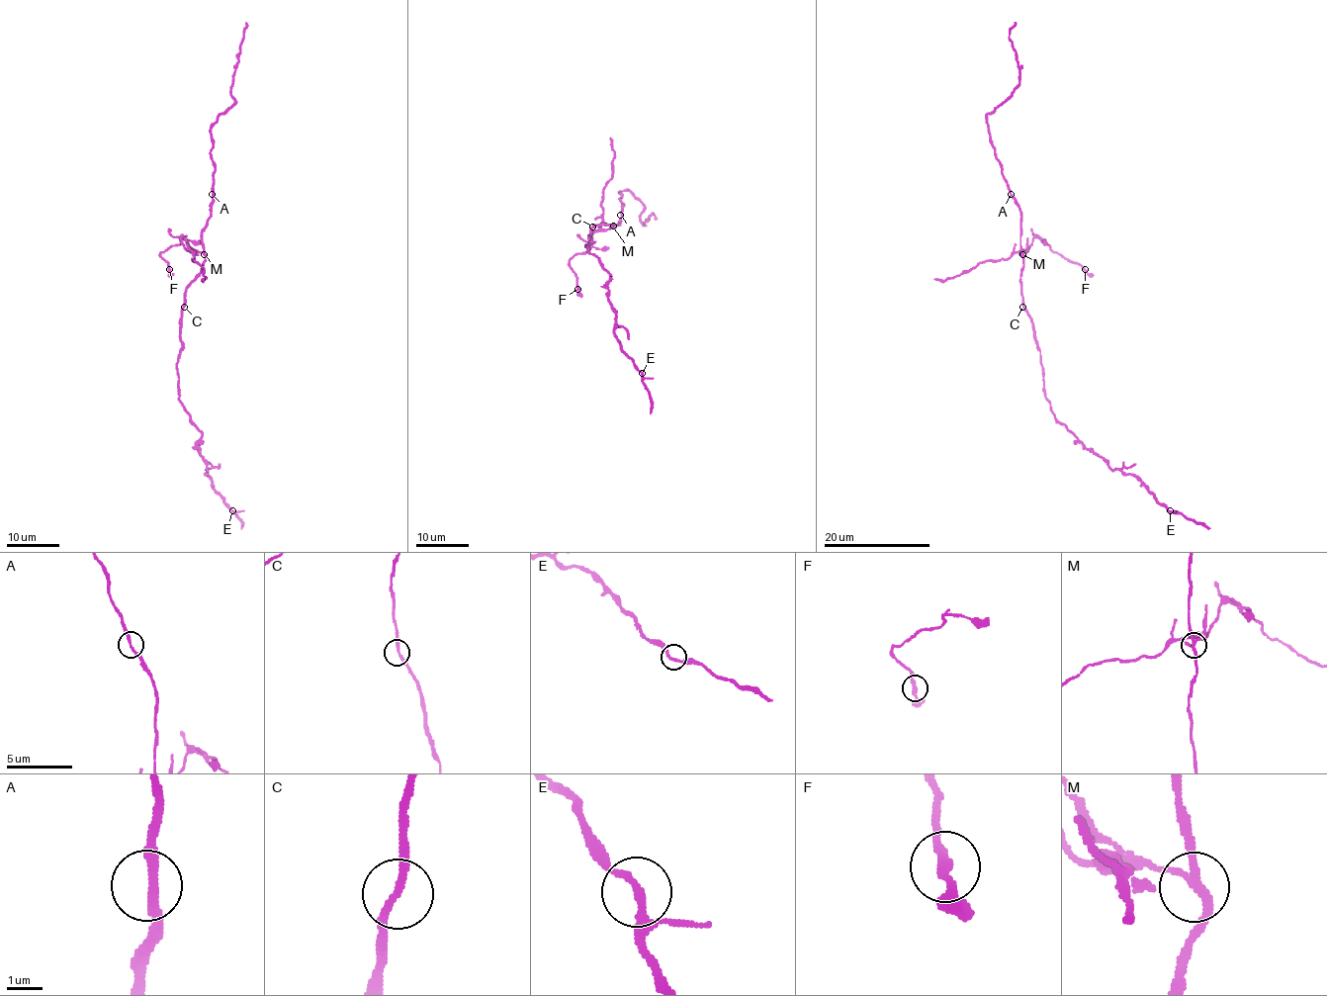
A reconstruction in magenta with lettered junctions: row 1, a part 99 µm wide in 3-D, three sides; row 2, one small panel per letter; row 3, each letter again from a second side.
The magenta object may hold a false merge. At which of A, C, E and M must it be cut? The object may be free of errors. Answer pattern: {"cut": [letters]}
{"cut": ["M"]}

